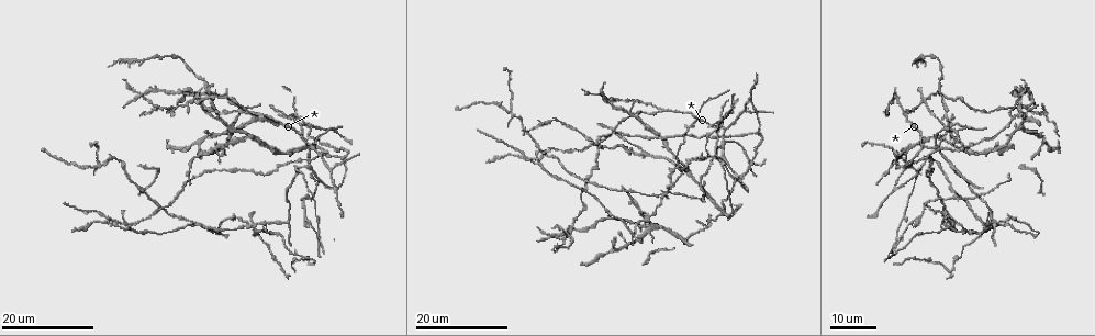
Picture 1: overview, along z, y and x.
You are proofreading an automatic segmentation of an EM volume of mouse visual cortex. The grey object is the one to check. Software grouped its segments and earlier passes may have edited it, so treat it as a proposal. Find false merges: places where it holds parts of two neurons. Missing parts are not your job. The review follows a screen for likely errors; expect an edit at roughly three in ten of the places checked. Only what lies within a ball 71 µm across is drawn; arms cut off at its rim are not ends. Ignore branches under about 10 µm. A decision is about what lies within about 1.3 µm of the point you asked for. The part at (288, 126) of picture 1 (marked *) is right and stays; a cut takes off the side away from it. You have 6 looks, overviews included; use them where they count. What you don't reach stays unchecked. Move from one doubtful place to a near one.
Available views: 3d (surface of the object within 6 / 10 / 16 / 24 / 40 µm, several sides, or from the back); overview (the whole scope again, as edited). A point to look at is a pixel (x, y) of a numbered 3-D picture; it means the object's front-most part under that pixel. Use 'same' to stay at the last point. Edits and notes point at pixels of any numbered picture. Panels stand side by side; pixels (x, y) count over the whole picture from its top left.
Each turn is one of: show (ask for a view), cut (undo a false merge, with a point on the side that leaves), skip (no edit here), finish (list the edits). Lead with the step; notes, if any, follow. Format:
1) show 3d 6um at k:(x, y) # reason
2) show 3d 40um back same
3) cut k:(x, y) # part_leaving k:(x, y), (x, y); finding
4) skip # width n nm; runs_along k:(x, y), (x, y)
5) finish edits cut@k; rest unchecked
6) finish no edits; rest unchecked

show 3d 24um at 1:(247, 109) # arms part here

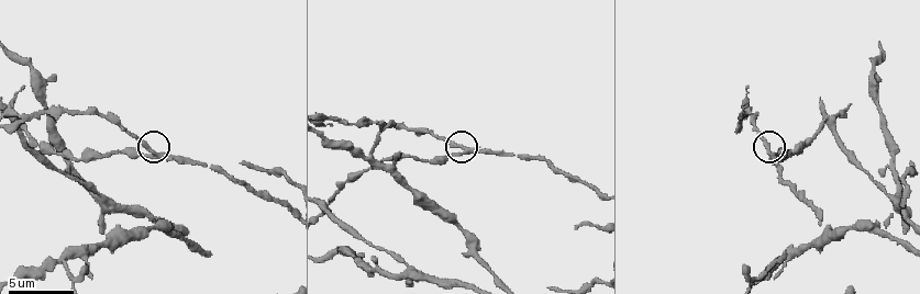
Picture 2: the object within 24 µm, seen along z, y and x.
show 3d 10um at 2:(157, 152) # zoom in

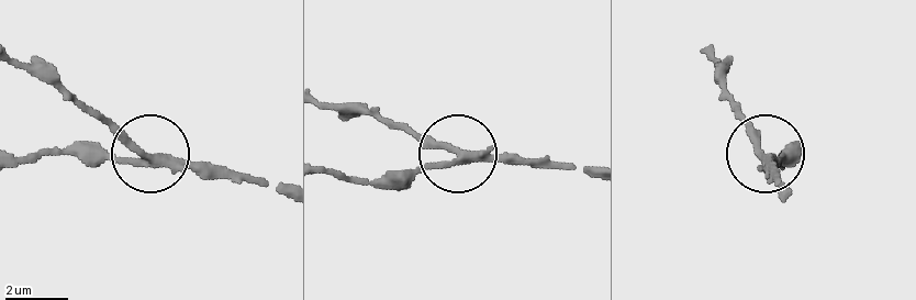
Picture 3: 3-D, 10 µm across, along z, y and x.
skip # side_arm 22 um; runs_along 3:(286, 198), (152, 158), (76, 96); one neuron here

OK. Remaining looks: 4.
show 3d 16um at 1:(650, 227) # four or more arms meet

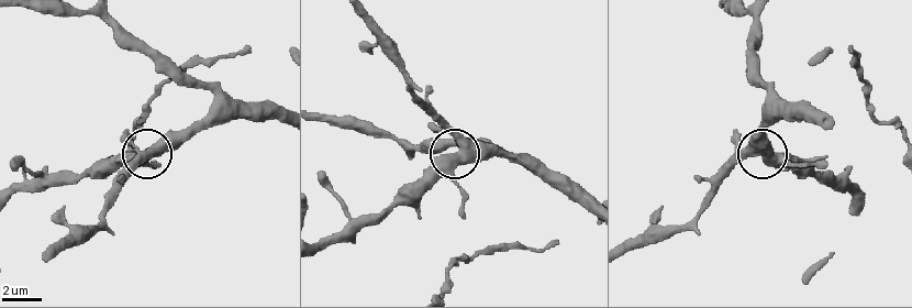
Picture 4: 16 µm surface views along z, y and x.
show 3d 6um at 4:(154, 154)

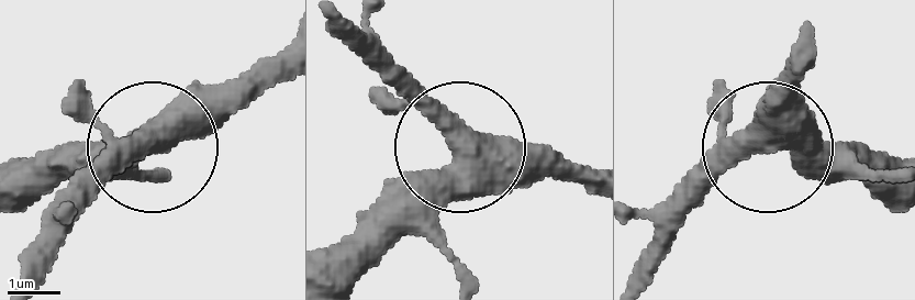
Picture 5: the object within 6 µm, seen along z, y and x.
skip # arms 4; all the same neuron

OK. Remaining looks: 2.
show 3d 16um at 1:(98, 164) # small branch off a trunk

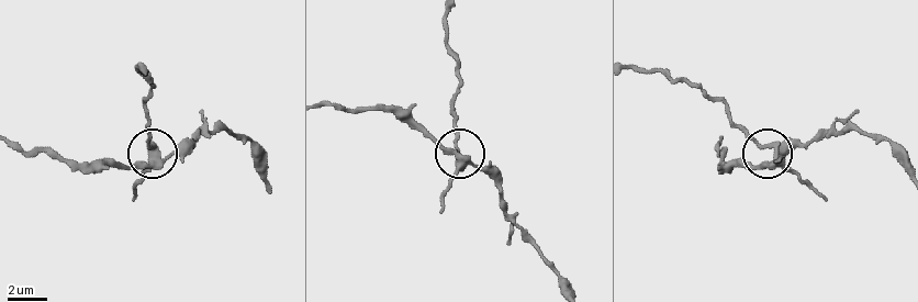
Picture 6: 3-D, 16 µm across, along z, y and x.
show 3d 6um at 6:(776, 156)

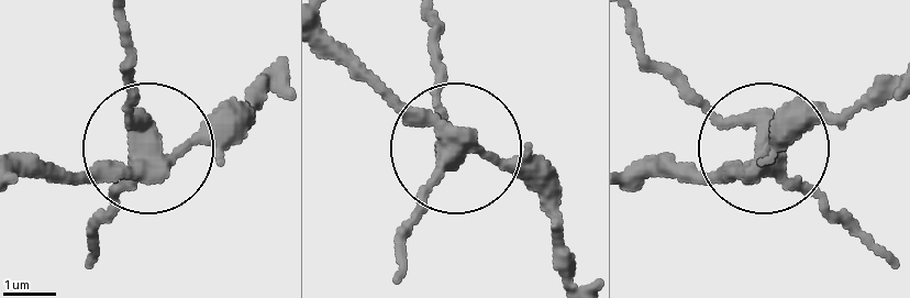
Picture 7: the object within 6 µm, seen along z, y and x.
cut 7:(109, 195) # width 410 nm; two neurons meet here

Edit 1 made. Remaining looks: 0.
finish edits cut@7; rest unchecked

